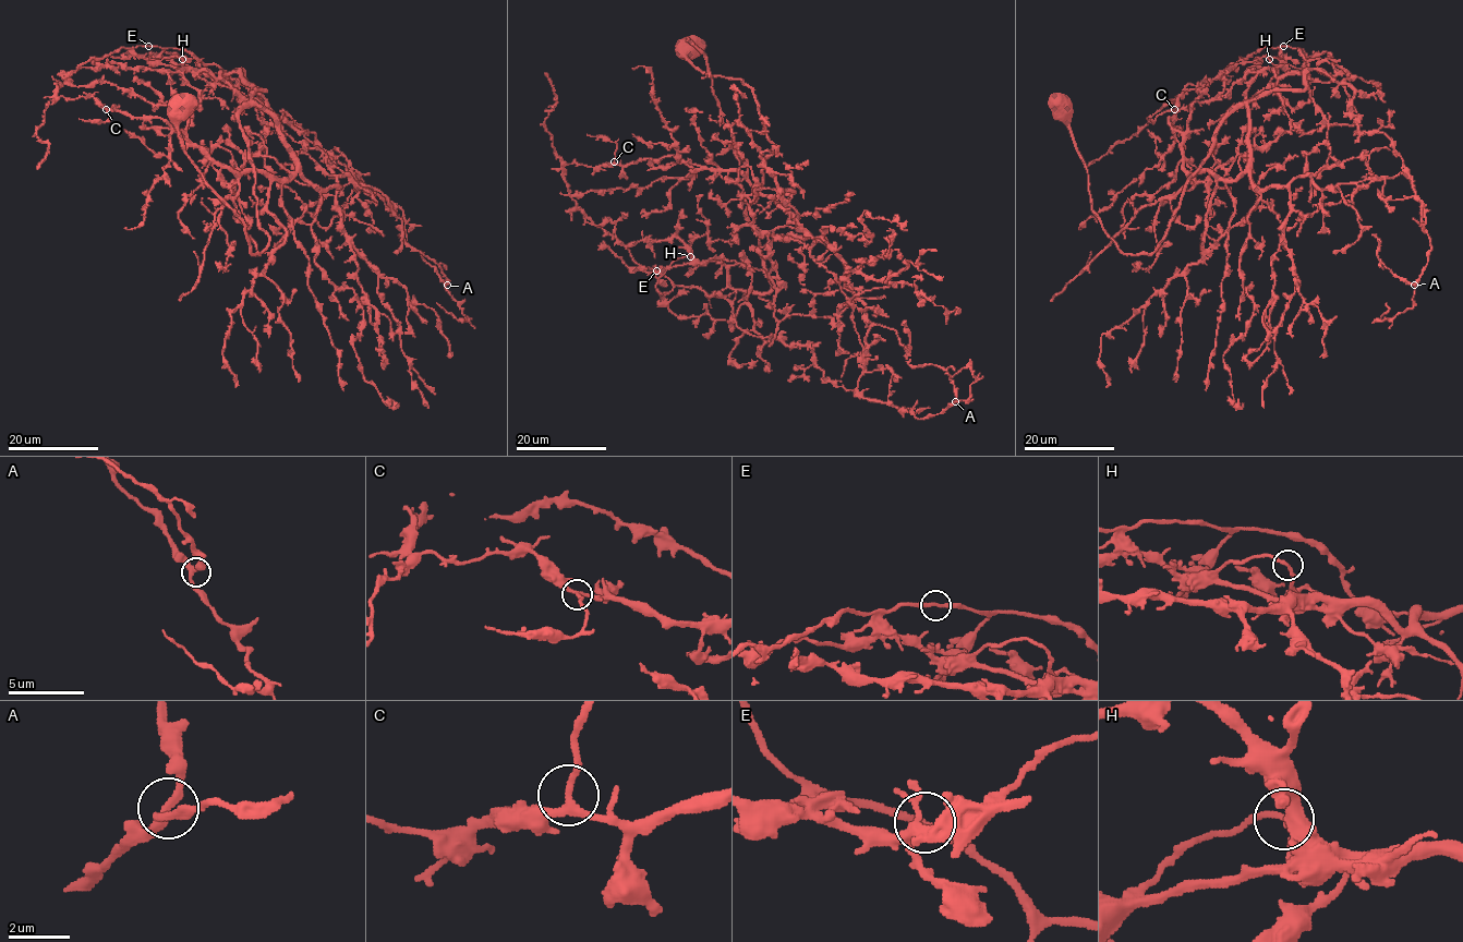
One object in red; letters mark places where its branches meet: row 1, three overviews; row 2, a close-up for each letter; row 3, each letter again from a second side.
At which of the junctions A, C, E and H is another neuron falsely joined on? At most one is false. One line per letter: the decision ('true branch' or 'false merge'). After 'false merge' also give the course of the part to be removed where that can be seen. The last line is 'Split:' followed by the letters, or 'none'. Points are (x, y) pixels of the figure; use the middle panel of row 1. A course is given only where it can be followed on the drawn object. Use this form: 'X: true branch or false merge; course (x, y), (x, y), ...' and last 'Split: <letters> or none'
A: true branch
C: true branch
E: true branch
H: false merge; course (690, 255), (656, 289), (771, 345), (744, 192), (774, 189), (862, 398), (925, 419), (967, 400), (944, 374)
Split: H

